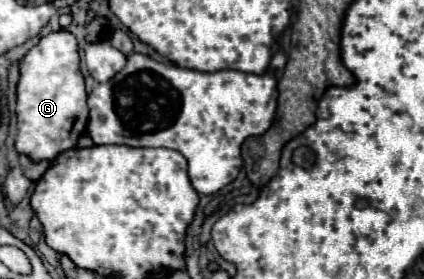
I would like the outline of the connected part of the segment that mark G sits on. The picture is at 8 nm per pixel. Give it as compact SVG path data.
M56 31L40 39L20 61L18 83L18 137L16 151L26 153L34 161L56 159L62 151L76 147L78 137L88 125L88 105L84 79L78 67L78 43L68 31Z

